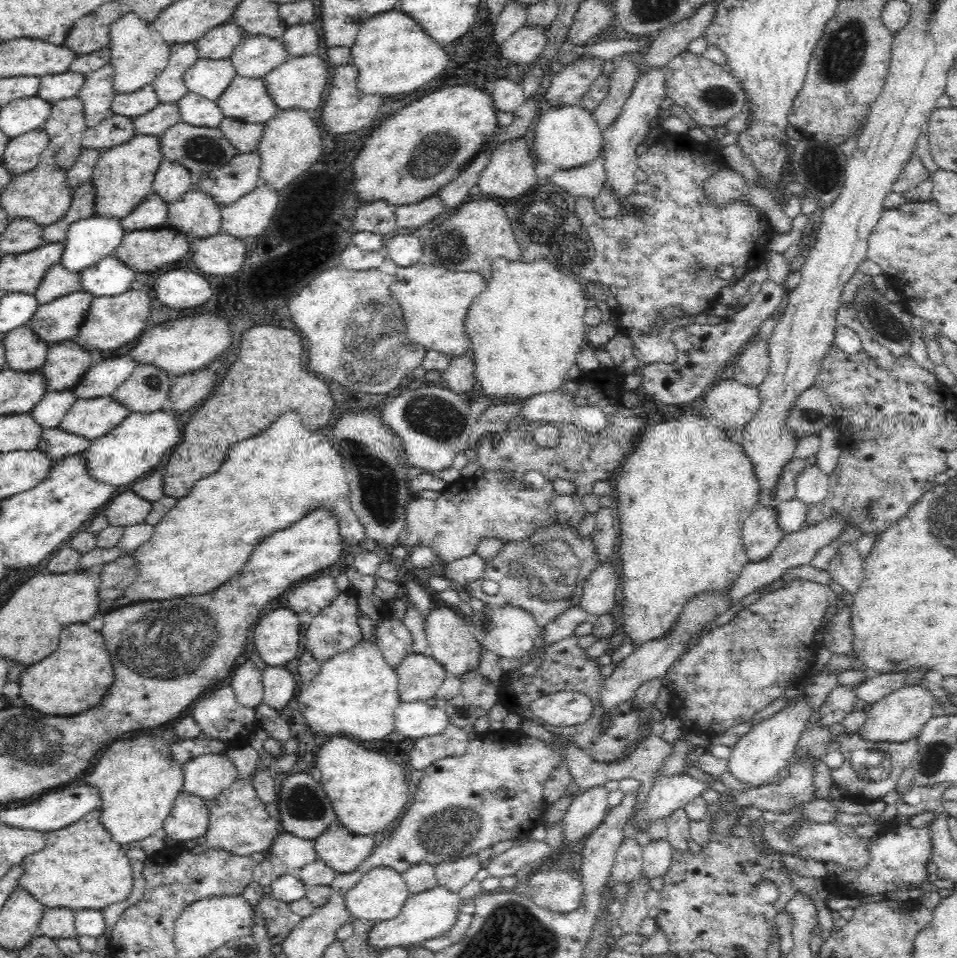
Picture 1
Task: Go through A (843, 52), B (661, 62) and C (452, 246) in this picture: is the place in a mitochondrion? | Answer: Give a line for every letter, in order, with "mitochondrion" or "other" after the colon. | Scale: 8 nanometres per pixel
A: mitochondrion
B: other
C: mitochondrion

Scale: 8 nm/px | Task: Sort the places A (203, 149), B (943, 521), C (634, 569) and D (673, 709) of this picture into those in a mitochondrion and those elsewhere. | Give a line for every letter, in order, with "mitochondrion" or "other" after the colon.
A: mitochondrion
B: mitochondrion
C: other
D: other

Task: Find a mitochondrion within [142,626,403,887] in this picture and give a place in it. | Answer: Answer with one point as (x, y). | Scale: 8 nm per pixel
(301, 801)

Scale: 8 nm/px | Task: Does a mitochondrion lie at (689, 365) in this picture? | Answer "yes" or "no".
no

